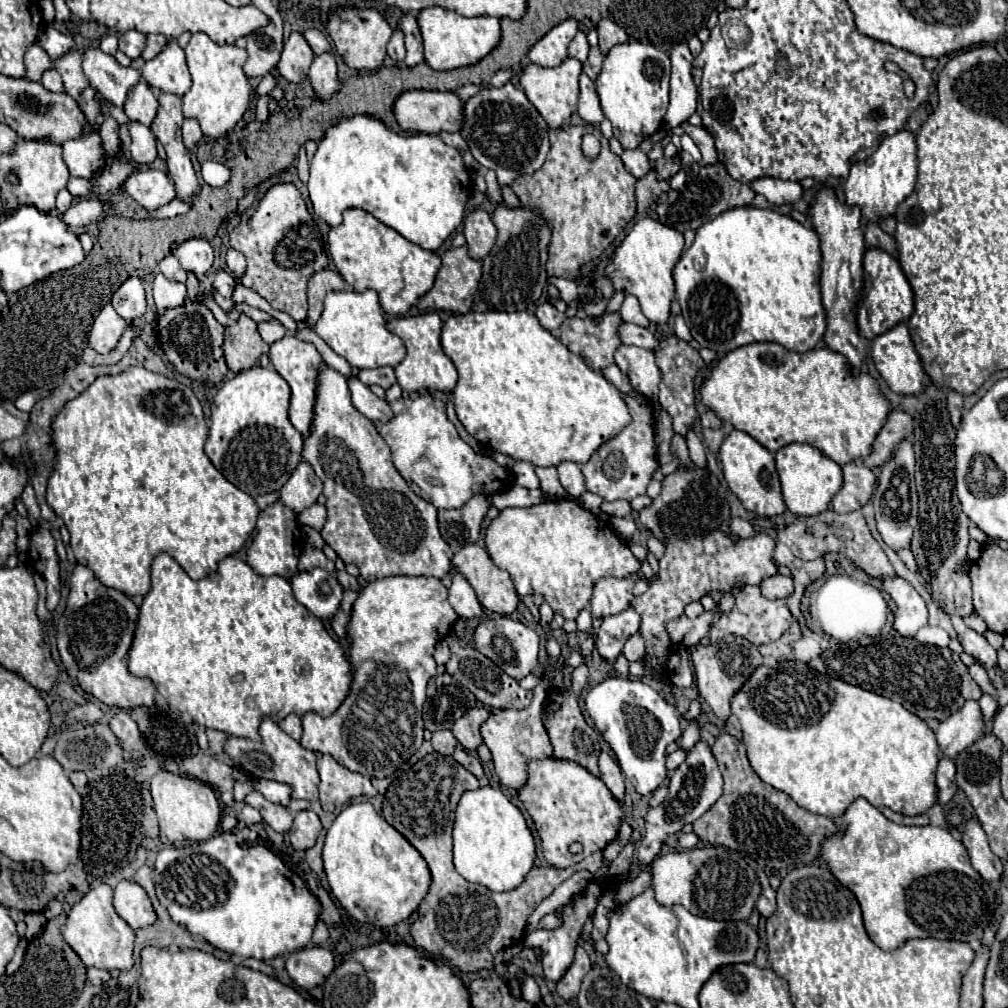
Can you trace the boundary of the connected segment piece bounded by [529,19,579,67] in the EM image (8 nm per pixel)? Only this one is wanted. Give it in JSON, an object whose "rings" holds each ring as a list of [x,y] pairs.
{"rings":[[[567,19],[541,37],[529,51],[529,61],[541,67],[557,67],[567,59],[567,45],[579,31],[575,19]]]}

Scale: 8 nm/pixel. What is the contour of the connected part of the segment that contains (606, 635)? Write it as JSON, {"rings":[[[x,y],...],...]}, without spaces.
{"rings":[[[631,607],[615,617],[605,617],[599,627],[597,641],[595,641],[595,647],[601,659],[615,661],[621,655],[625,641],[631,635],[639,633],[639,627],[641,627],[641,617]]]}

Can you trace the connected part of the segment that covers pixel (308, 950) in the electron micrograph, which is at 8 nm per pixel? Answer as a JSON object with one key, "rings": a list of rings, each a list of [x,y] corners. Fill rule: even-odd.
{"rings":[[[309,945],[291,953],[285,961],[285,969],[295,985],[313,989],[323,985],[335,967],[335,957],[327,947]]]}

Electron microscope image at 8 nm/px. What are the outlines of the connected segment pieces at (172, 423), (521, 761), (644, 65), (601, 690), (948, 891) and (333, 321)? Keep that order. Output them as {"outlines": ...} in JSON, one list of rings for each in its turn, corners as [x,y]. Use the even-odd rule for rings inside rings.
{"outlines":[[[[131,367],[119,375],[97,377],[97,381],[93,385],[89,385],[87,391],[83,391],[75,401],[69,401],[65,405],[65,409],[55,417],[53,443],[57,447],[57,467],[55,467],[51,481],[47,485],[47,503],[65,521],[65,525],[71,533],[71,547],[77,557],[77,563],[87,565],[91,571],[95,571],[95,577],[103,585],[119,589],[119,591],[127,593],[129,597],[147,595],[151,591],[151,561],[159,553],[171,555],[187,571],[187,575],[191,579],[203,579],[217,569],[221,559],[237,553],[245,545],[245,541],[251,537],[251,533],[255,531],[257,517],[259,517],[259,507],[251,495],[247,495],[245,491],[241,491],[233,483],[229,483],[215,469],[211,459],[205,455],[203,445],[205,445],[207,433],[209,433],[209,429],[205,423],[205,415],[203,415],[201,403],[195,397],[195,393],[189,387],[185,387],[183,383],[169,379],[165,375],[159,375],[159,373],[147,371],[145,367]]],[[[544,677],[532,690],[533,699],[531,707],[521,711],[495,711],[485,723],[483,723],[483,741],[493,753],[495,771],[501,779],[501,785],[519,791],[527,783],[527,765],[531,759],[547,759],[553,757],[553,745],[549,741],[549,735],[541,723],[541,705],[547,696],[546,687],[550,685],[550,679]]],[[[629,41],[615,45],[605,57],[603,71],[595,85],[601,99],[601,109],[613,123],[613,135],[619,139],[623,149],[635,149],[643,137],[653,135],[661,127],[669,105],[669,73],[669,55],[647,43]]],[[[609,677],[587,691],[585,709],[587,709],[589,717],[593,719],[593,723],[597,725],[597,729],[601,731],[603,739],[613,749],[623,775],[633,783],[637,793],[651,795],[657,787],[661,787],[667,781],[667,767],[665,767],[667,745],[681,737],[681,727],[679,727],[681,717],[679,717],[675,703],[667,701],[657,689],[653,689],[649,683],[645,683],[641,679],[631,681],[625,677]]],[[[867,799],[853,801],[841,821],[845,829],[823,841],[821,855],[831,873],[855,893],[875,945],[893,951],[909,939],[923,937],[965,943],[983,939],[985,923],[991,923],[997,909],[997,891],[973,869],[965,845],[947,829],[897,825]]],[[[351,289],[327,293],[325,309],[313,331],[341,357],[345,357],[357,369],[375,369],[383,365],[399,365],[405,359],[403,341],[387,329],[383,309],[379,305],[379,295],[373,289],[355,293]]]]}

